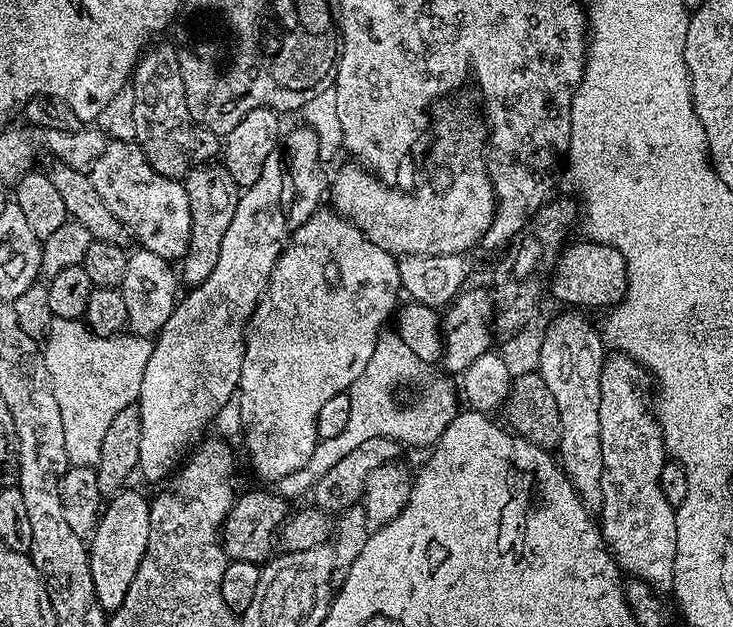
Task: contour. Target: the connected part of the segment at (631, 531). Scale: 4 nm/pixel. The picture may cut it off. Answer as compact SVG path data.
M612 354L605 359L602 370L602 398L599 418L602 426L602 510L598 514L600 532L616 563L629 577L646 581L655 592L672 592L674 558L678 550L676 508L666 502L660 479L666 462L664 435L656 421L653 405L644 397L644 387L650 384L645 369L628 356Z

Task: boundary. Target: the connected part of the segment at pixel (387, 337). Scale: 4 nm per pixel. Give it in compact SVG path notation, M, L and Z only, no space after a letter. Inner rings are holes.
M395 330L381 332L378 342L374 346L374 354L370 354L370 362L366 362L366 370L358 374L358 378L348 389L350 398L350 419L346 422L346 430L340 431L334 438L320 440L316 445L314 454L310 459L298 466L294 474L286 474L281 480L275 481L274 488L285 500L292 502L298 496L307 497L318 478L326 475L326 470L331 470L350 450L358 450L362 442L370 438L390 438L400 441L401 445L417 444L424 448L435 445L442 438L446 426L456 417L458 411L458 396L455 391L451 392L444 384L436 384L421 400L408 404L405 408L399 408L392 401L392 391L399 384L404 384L418 369L418 361L414 358L410 346L402 342L402 338ZM456 395L456 396L455 396Z

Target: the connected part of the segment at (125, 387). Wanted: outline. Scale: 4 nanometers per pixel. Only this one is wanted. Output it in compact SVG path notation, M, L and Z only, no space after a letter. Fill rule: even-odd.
M53 319L42 351L46 370L62 410L62 434L66 434L69 465L92 468L99 465L102 437L118 410L140 398L142 374L150 362L153 341L135 334L95 336L80 320Z

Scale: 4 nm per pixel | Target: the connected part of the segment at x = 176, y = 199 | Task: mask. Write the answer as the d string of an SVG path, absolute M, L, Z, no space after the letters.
M114 140L90 170L98 198L106 202L110 214L122 222L139 247L169 262L183 261L190 246L190 198L183 183L171 180L146 160L140 145L131 140Z

